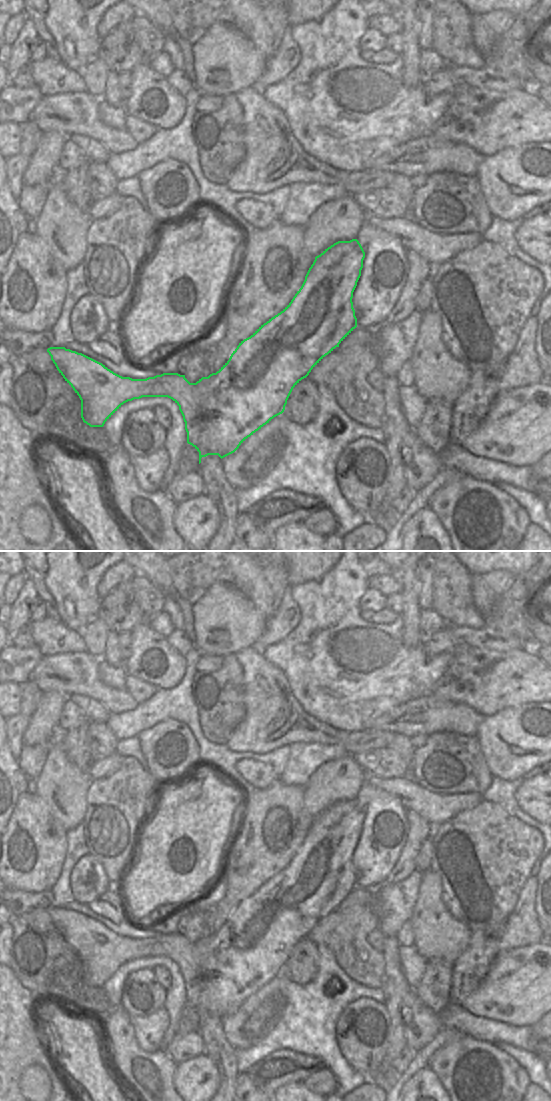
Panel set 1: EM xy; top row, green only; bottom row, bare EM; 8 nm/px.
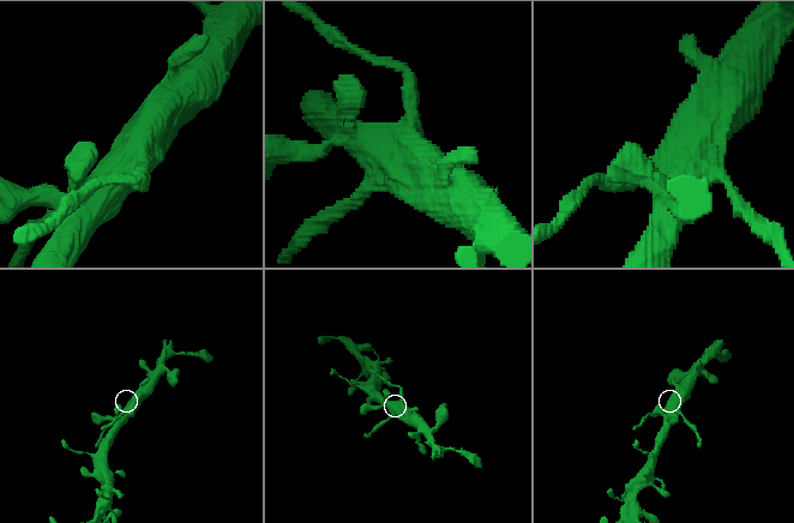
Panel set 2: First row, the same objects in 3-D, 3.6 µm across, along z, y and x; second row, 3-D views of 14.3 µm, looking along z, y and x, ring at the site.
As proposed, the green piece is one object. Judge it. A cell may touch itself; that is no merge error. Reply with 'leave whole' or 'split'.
leave whole

